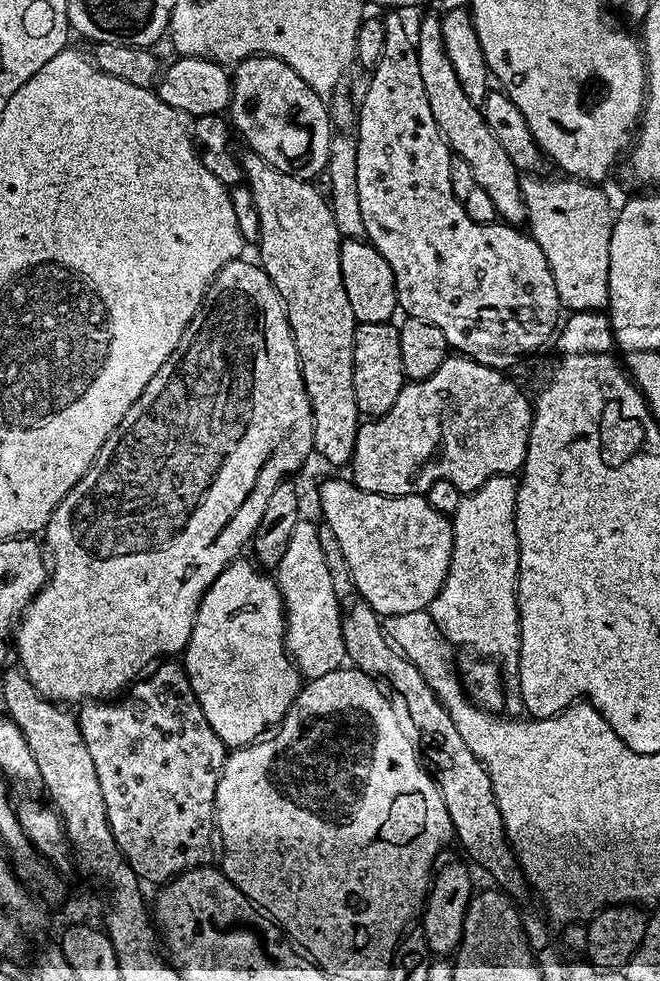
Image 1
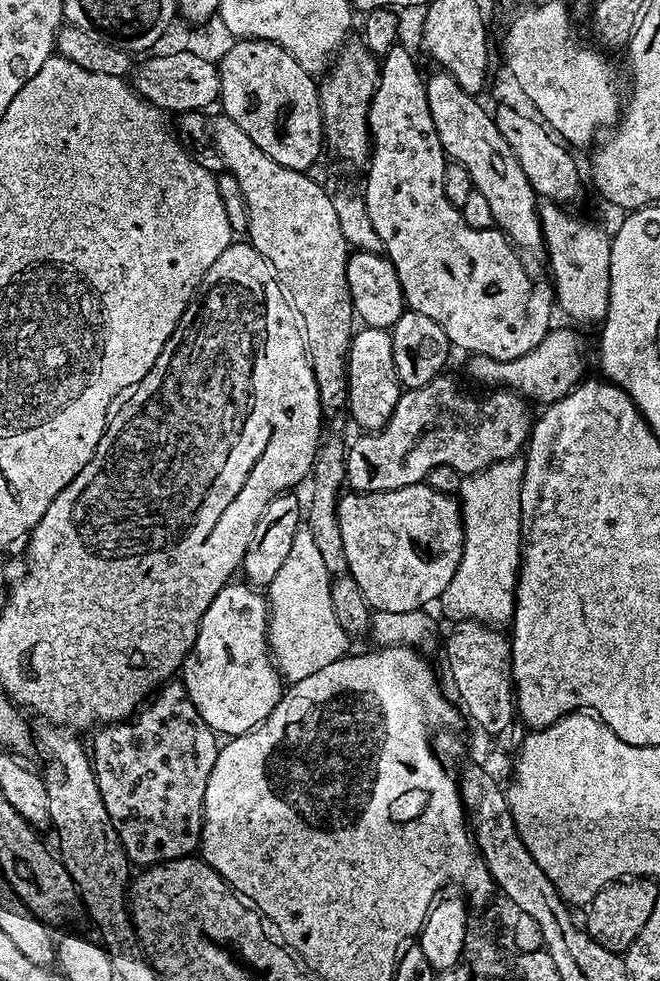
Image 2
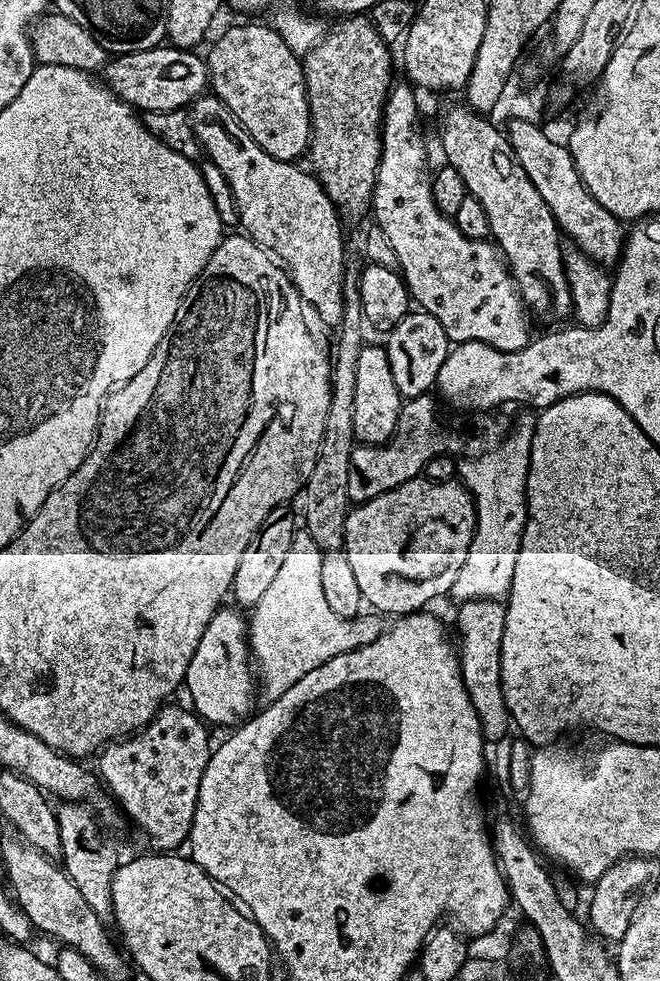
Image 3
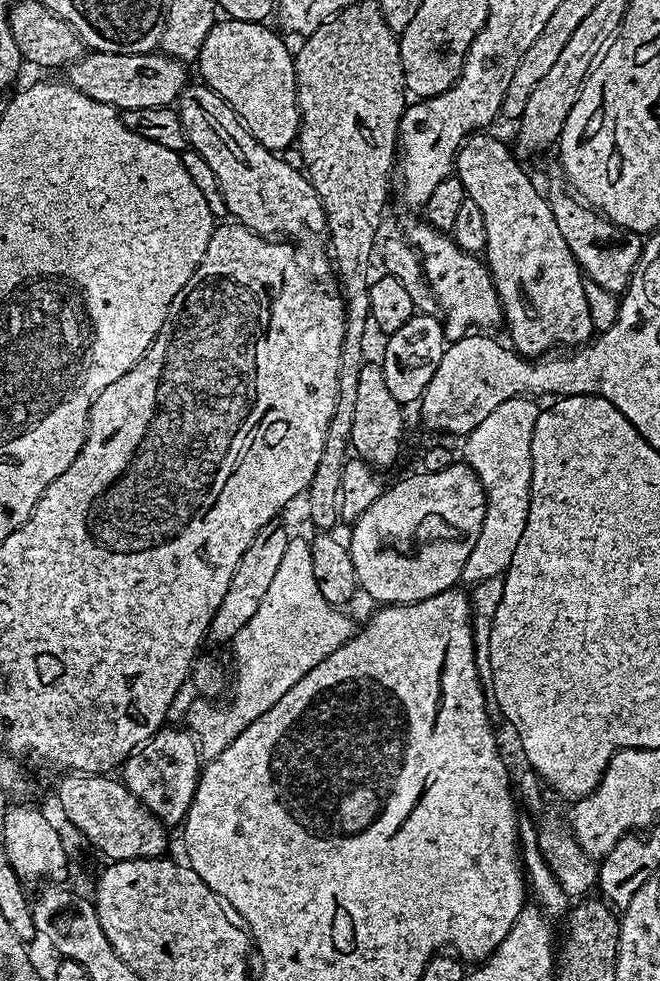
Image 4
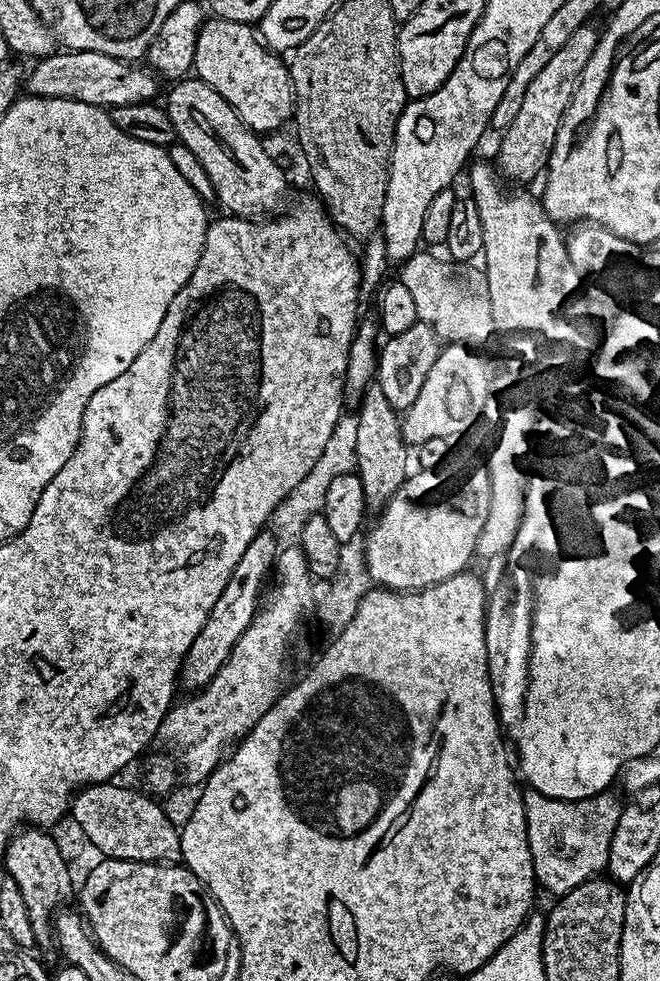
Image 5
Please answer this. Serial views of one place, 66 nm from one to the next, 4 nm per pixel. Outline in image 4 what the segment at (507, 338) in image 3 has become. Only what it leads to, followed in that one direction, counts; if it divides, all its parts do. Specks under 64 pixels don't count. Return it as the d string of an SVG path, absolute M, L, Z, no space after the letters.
M420 222L406 233L406 240L418 253L423 261L424 278L428 283L428 289L436 300L436 307L442 313L444 326L444 339L451 342L461 340L463 336L469 335L473 330L492 330L504 319L504 311L500 305L500 295L496 293L496 287L492 276L488 272L488 265L479 255L462 250L452 241L451 235L434 229L427 222Z

